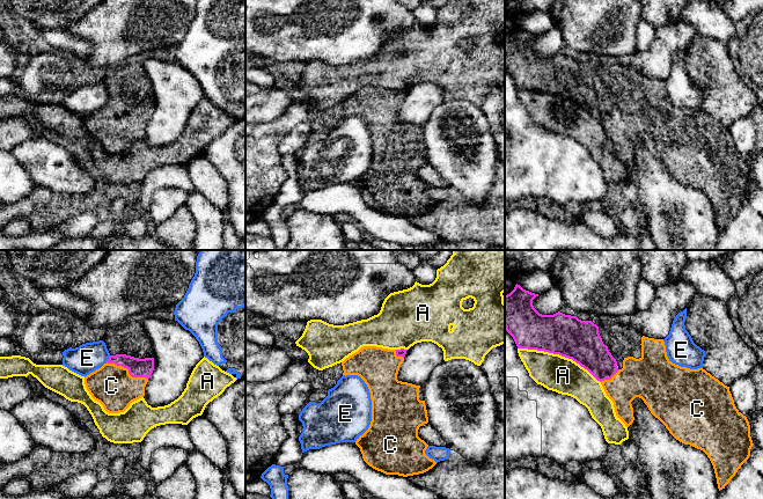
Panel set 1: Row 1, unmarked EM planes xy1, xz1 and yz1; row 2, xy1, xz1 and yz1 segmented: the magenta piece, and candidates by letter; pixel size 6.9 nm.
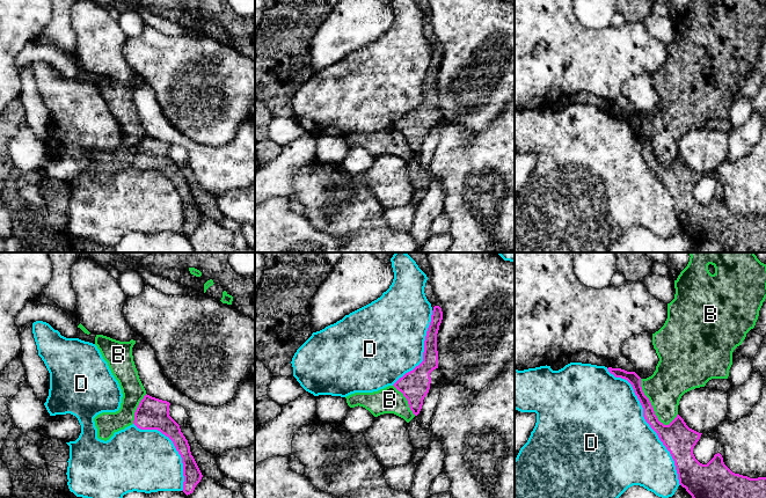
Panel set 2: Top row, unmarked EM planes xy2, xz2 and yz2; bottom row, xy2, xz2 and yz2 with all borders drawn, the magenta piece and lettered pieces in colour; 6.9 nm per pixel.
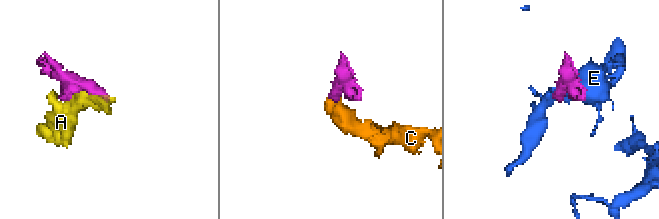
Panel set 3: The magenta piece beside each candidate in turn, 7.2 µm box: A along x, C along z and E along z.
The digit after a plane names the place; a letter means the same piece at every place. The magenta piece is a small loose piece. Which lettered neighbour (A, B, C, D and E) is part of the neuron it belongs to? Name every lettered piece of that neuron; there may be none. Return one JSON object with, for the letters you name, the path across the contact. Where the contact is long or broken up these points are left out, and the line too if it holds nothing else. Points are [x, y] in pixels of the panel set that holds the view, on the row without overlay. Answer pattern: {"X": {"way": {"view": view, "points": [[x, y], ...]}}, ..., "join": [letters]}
{"C": {"way": {"view": "xy1", "points": [[137, 108], [129, 111], [111, 126]]}}, "join": ["C"]}

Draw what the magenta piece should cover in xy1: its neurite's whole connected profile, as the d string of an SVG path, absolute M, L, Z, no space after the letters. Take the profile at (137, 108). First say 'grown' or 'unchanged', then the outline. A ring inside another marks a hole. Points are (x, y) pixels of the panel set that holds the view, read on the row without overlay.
grown; M110 96L101 109L85 118L85 125L107 153L119 154L145 137L145 127L153 111L154 98Z

